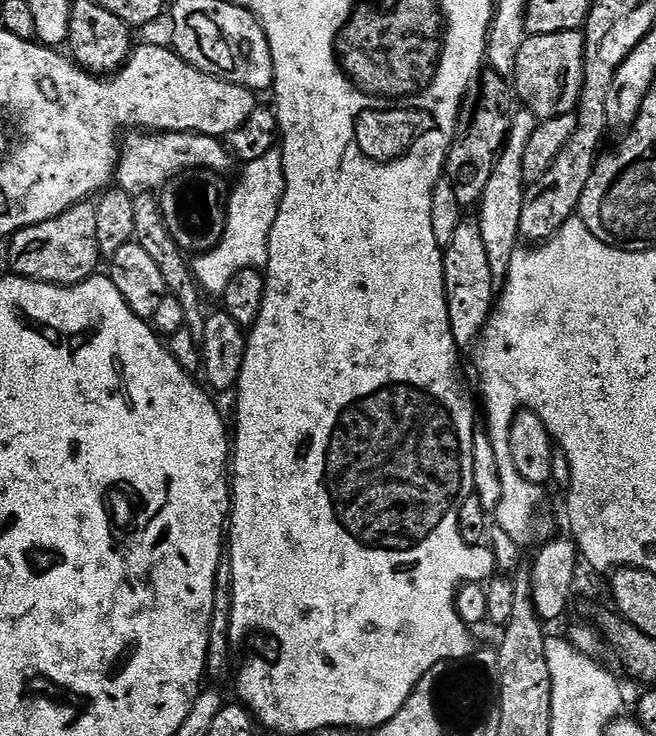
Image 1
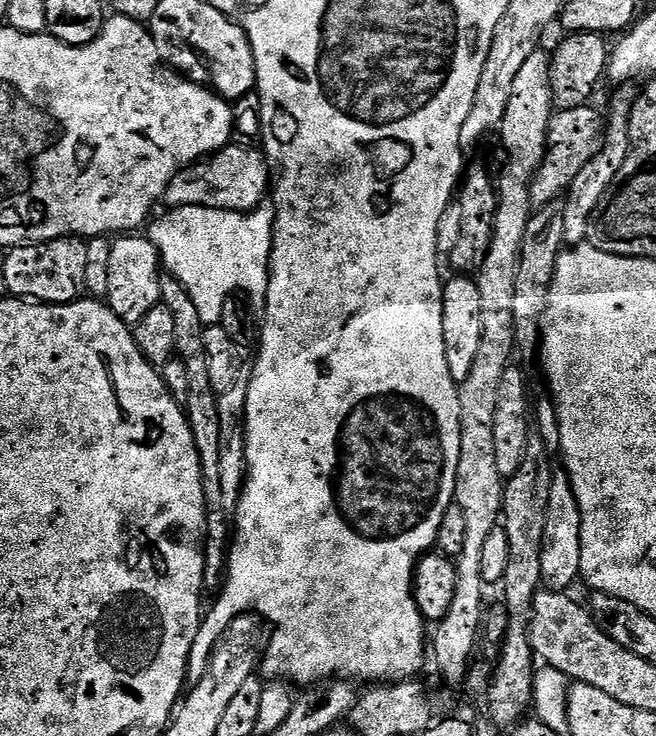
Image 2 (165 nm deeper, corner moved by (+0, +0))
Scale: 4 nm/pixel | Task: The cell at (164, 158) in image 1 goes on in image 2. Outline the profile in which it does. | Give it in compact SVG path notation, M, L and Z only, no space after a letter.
M229 144L196 171L196 174L181 172L171 180L162 197L169 209L202 206L224 211L251 212L263 203L264 192L272 182L272 168L264 154L237 144Z

